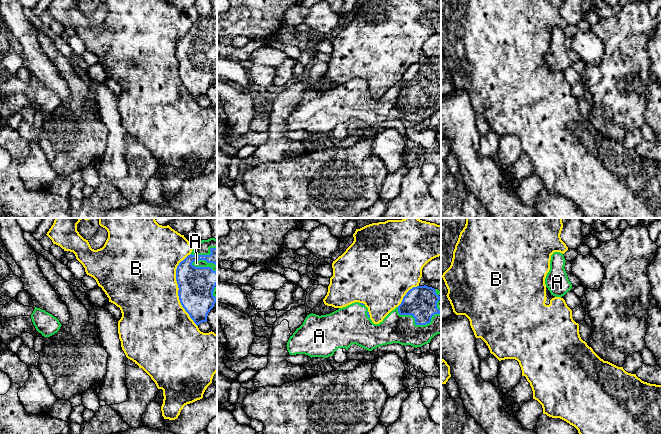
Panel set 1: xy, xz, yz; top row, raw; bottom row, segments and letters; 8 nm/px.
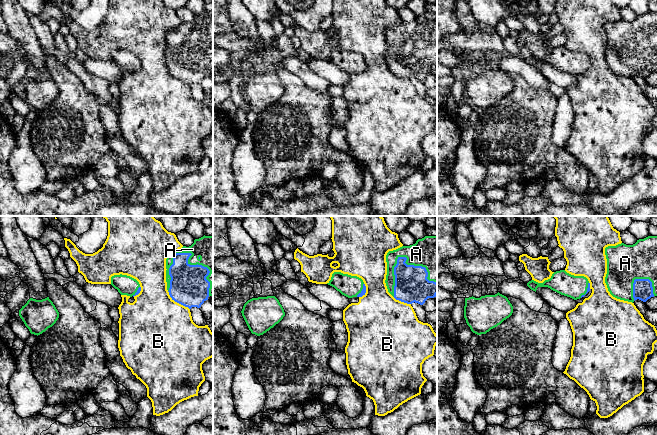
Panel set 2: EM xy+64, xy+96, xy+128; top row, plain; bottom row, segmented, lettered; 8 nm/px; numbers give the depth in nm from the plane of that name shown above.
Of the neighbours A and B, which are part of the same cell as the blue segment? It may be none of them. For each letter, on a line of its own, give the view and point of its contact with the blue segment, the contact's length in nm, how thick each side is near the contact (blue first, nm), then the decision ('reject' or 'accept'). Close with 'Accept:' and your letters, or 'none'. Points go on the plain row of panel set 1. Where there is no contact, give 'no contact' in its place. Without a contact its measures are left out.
A: xz (416, 100) | 360 nm | 260/240 nm | accept
B: xy (179, 65) | 600 nm | 280/480 nm | reject
Accept: A

